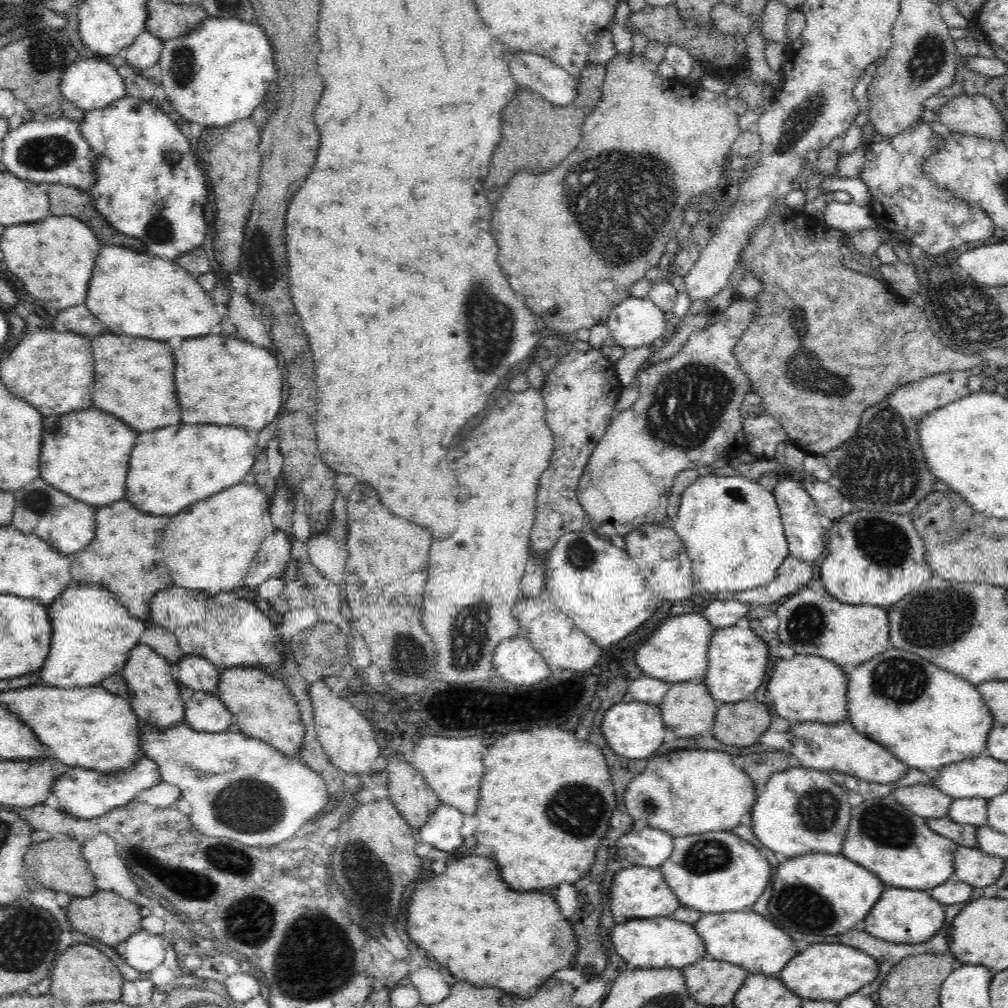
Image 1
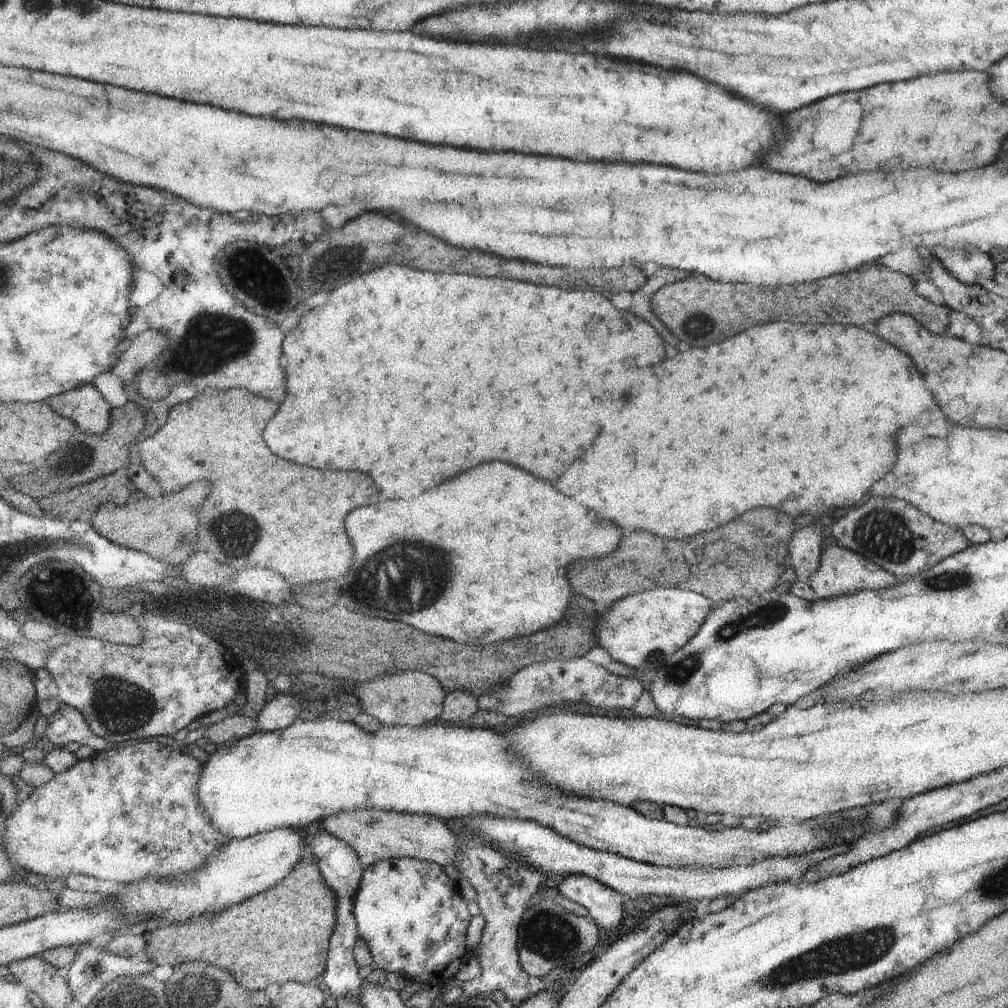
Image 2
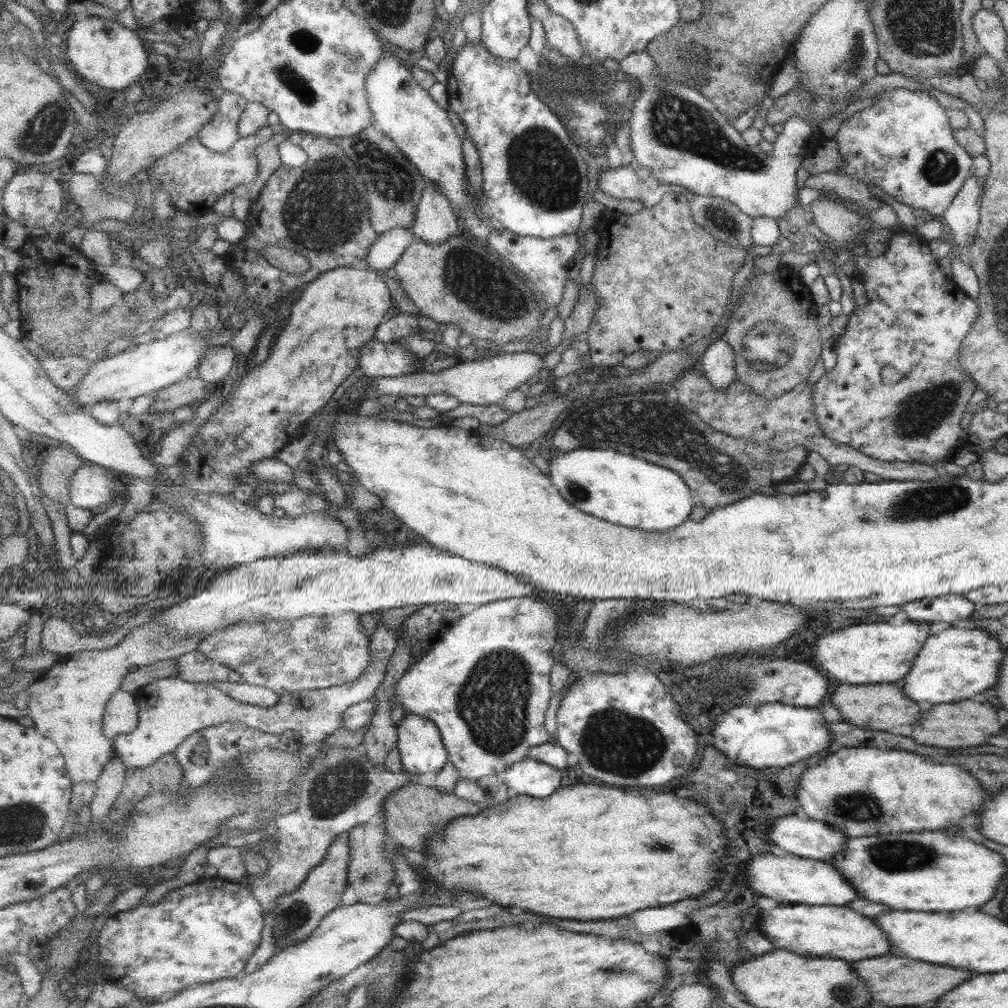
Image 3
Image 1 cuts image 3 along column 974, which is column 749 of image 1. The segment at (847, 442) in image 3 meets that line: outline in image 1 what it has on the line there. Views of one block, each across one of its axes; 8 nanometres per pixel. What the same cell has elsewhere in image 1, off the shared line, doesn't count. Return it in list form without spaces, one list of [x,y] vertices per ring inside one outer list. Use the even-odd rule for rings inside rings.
[[[736,295],[731,305],[720,314],[718,322],[694,330],[674,357],[658,365],[647,364],[635,377],[638,398],[630,408],[611,420],[592,451],[577,489],[578,501],[587,517],[592,519],[592,527],[598,535],[606,537],[618,534],[624,537],[628,532],[641,528],[642,524],[659,523],[667,517],[668,494],[678,472],[707,466],[722,458],[730,461],[740,452],[747,451],[740,404],[752,386],[736,362],[734,346],[741,339],[748,322],[754,318],[754,308],[754,301]]]

